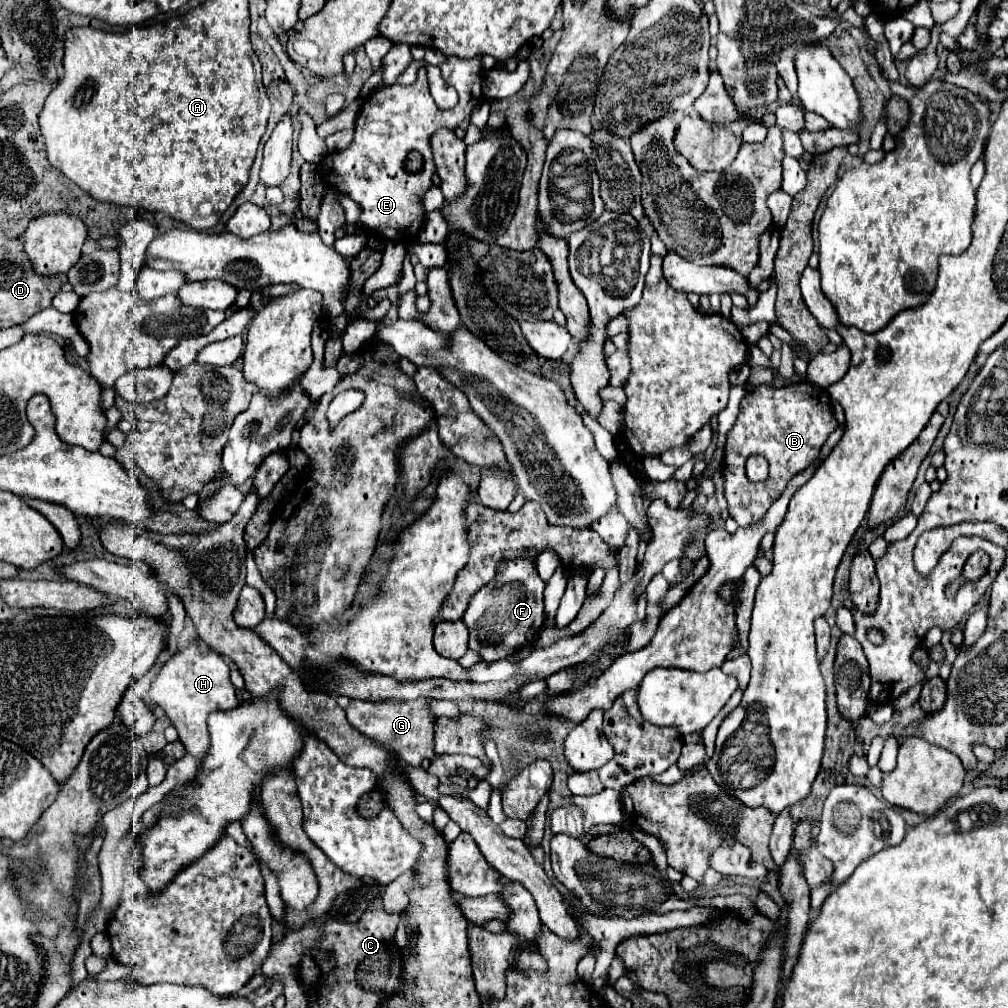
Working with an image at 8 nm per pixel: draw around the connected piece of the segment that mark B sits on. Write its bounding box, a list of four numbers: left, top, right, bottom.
[724,381,838,527]

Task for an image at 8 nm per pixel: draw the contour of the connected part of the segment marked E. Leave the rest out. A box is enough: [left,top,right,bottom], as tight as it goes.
[320,57,484,239]

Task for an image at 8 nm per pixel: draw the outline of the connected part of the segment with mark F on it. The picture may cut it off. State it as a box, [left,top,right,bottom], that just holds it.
[462,559,544,659]

